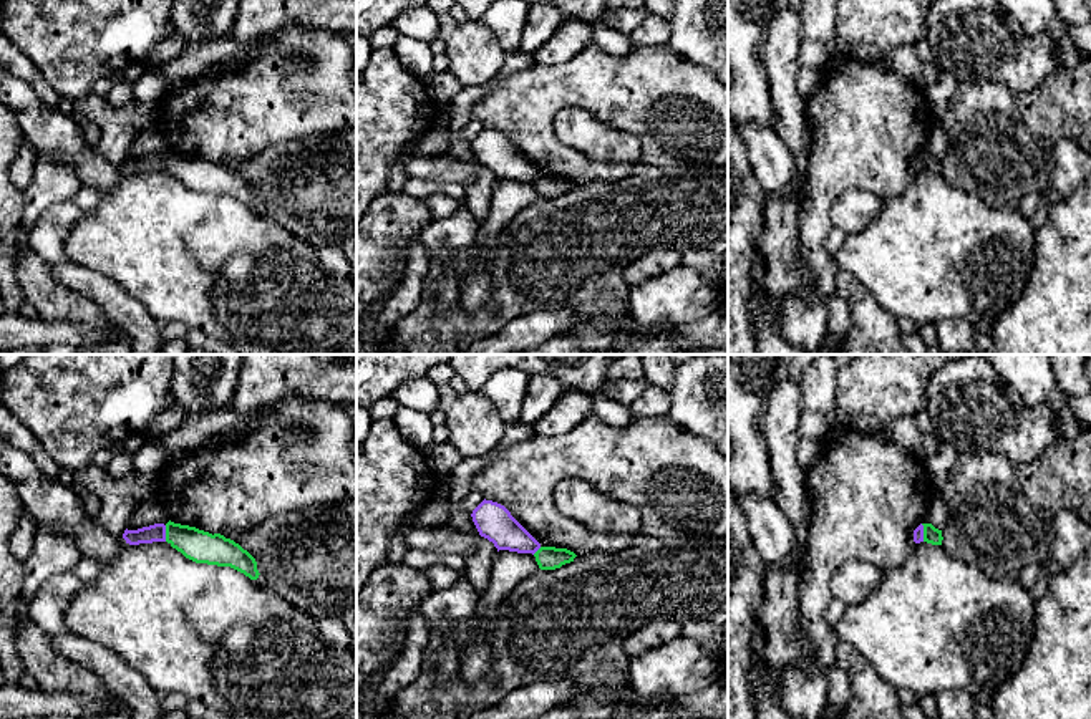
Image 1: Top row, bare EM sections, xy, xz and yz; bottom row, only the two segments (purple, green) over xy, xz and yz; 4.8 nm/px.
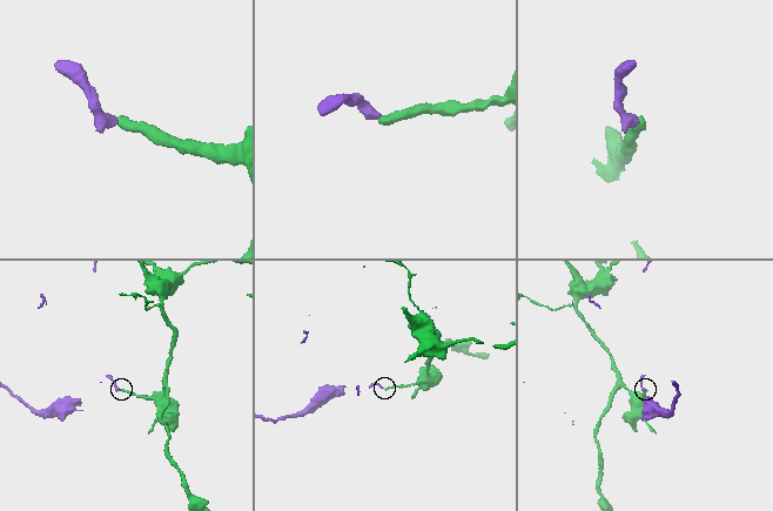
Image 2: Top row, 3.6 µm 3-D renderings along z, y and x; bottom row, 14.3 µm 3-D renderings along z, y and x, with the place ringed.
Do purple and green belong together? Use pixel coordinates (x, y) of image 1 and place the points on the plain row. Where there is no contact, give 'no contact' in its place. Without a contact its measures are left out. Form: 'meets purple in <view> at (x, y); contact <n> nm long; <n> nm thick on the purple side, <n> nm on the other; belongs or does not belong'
meets purple in xy at (164, 163); contact 80 nm long; 90 nm thick on the purple side, 160 nm on the other; does not belong

